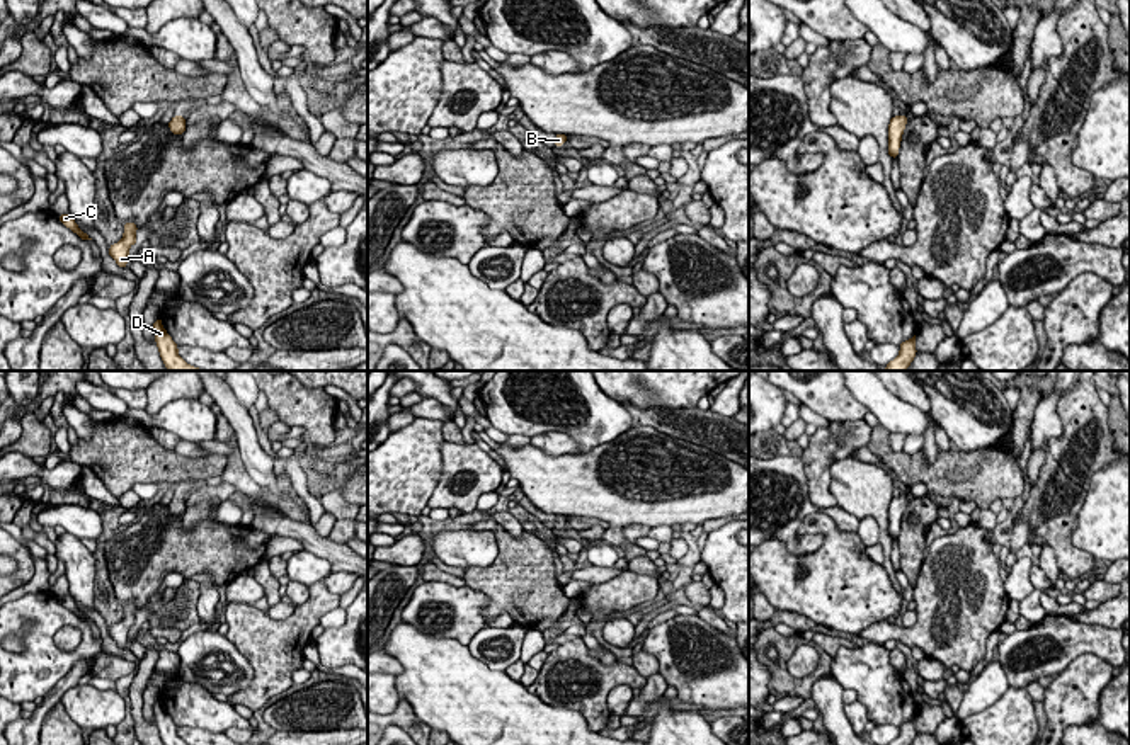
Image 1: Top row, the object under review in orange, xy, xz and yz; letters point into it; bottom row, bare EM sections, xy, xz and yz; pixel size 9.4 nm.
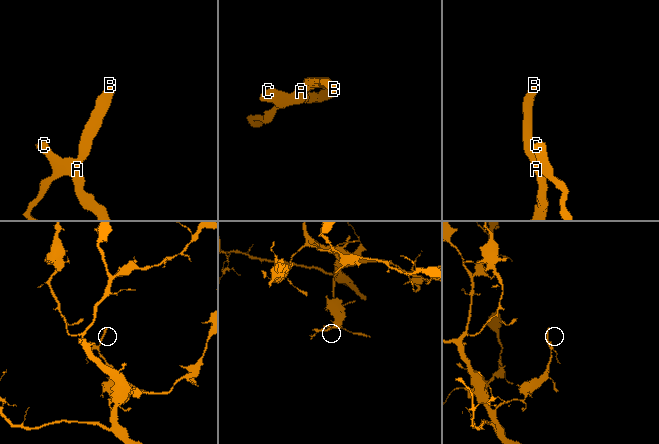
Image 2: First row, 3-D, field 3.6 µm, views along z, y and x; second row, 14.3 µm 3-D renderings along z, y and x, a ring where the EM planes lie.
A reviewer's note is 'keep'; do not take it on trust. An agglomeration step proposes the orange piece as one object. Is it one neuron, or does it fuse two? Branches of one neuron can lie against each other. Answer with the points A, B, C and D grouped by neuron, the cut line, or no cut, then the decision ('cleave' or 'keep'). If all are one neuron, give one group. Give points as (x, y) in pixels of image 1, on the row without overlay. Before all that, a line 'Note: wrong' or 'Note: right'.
Note: right
groups A B C D; cut none; keep

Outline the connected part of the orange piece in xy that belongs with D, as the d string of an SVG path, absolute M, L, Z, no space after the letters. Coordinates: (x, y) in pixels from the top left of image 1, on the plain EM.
M162 699L153 704L155 725L163 745L187 745L177 733L179 726L172 721L162 706Z

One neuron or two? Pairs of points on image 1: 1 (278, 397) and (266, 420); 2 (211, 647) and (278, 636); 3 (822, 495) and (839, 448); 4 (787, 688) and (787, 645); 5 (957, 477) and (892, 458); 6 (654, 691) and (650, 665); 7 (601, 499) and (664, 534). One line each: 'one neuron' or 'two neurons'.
1: two neurons
2: two neurons
3: one neuron
4: one neuron
5: one neuron
6: two neurons
7: two neurons

